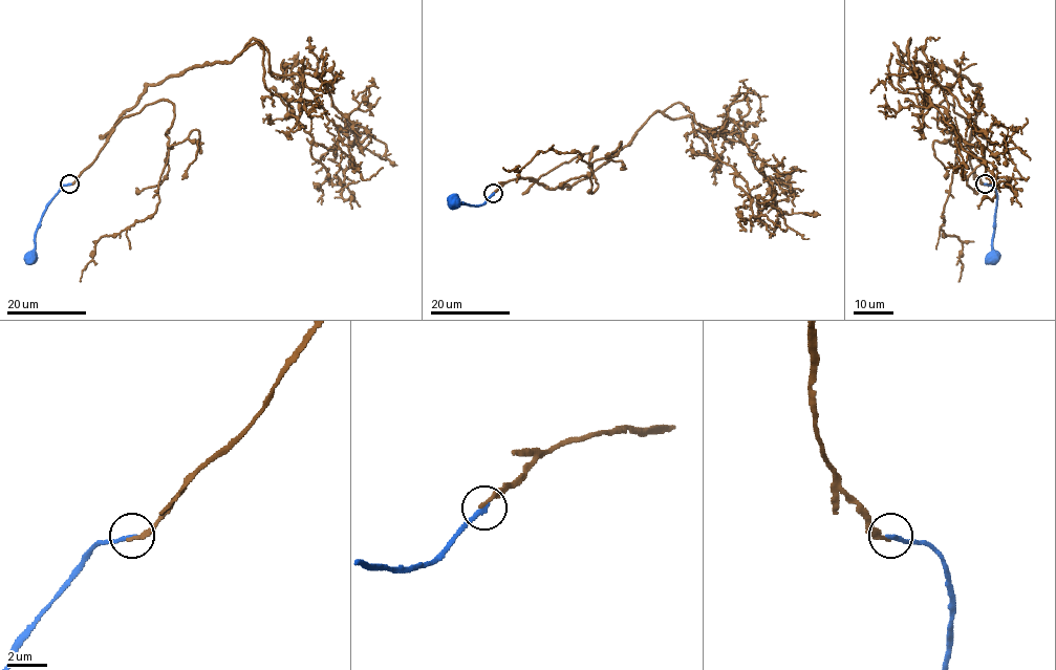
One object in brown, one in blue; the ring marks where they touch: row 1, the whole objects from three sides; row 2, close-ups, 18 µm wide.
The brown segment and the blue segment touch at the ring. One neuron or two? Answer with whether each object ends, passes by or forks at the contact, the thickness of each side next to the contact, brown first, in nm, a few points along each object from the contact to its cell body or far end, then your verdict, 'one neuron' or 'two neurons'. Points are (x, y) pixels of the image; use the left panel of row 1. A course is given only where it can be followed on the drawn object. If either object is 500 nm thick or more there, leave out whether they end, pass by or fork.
brown ends; blue ends; calibres 180 and 240 nm; course brown (69, 184), (148, 86), (229, 62), (256, 39), (271, 72), (297, 74), (339, 127), (351, 209); course blue (69, 184), (64, 185), (48, 204), (35, 234), (35, 249), (28, 255), (30, 257); two neurons

